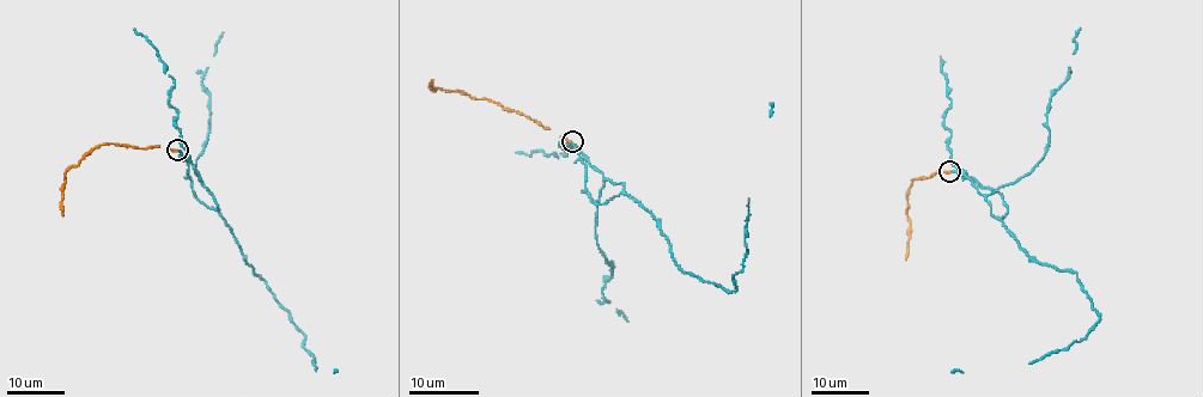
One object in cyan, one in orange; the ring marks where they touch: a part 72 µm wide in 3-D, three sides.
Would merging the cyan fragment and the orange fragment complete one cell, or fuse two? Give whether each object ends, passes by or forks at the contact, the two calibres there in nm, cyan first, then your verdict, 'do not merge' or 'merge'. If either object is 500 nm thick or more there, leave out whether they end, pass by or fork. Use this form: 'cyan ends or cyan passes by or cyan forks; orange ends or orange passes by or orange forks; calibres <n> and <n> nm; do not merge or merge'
cyan passes by; orange ends; calibres 100 and 240 nm; merge

